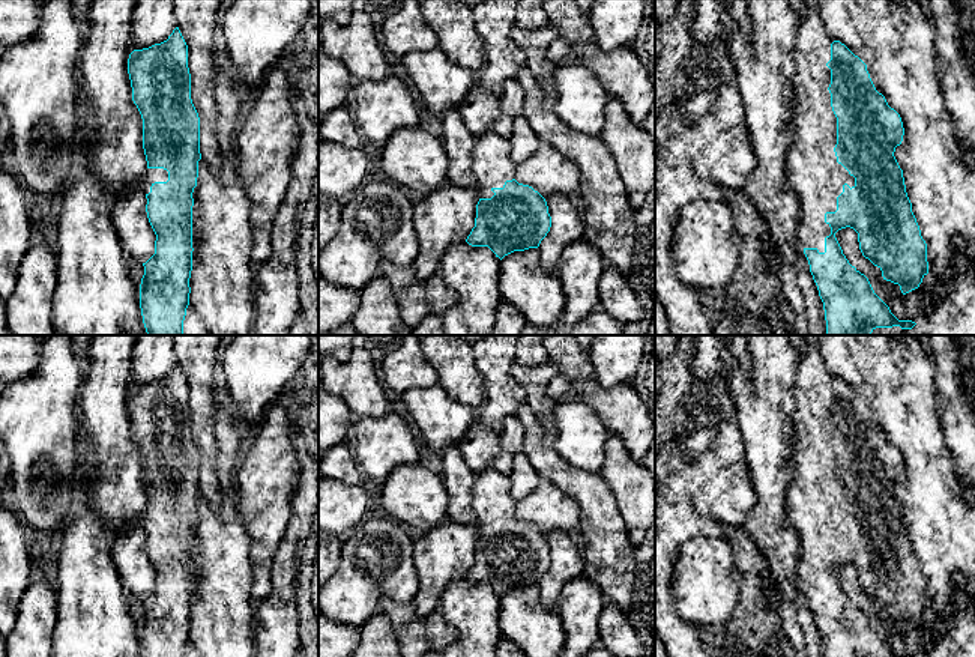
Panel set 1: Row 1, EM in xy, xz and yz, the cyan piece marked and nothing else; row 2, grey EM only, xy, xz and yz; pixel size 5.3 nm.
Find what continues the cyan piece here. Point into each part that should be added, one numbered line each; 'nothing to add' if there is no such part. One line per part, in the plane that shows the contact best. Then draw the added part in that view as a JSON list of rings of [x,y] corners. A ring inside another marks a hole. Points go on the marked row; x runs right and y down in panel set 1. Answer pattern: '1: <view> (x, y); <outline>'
1: yz (816, 178); [[[804,0],[805,17],[796,24],[796,39],[793,47],[793,60],[796,66],[792,86],[792,126],[790,144],[787,150],[787,177],[799,206],[799,229],[798,238],[804,248],[817,248],[825,253],[825,238],[831,235],[829,224],[825,223],[826,212],[837,210],[837,197],[843,192],[843,185],[855,186],[855,177],[837,162],[834,147],[837,144],[837,117],[831,107],[831,69],[826,63],[831,60],[831,44],[835,41],[825,27],[820,15],[822,0]]]

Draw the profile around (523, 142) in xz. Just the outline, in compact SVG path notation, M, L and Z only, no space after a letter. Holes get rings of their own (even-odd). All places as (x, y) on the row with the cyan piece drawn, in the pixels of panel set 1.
M515 78L506 80L500 95L500 108L512 119L511 159L515 164L524 162L541 141L524 117L524 90Z

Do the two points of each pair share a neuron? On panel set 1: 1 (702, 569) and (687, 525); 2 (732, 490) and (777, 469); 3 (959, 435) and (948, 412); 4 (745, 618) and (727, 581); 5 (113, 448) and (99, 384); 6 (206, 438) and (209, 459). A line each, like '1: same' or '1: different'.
1: different
2: different
3: same
4: different
5: same
6: same

